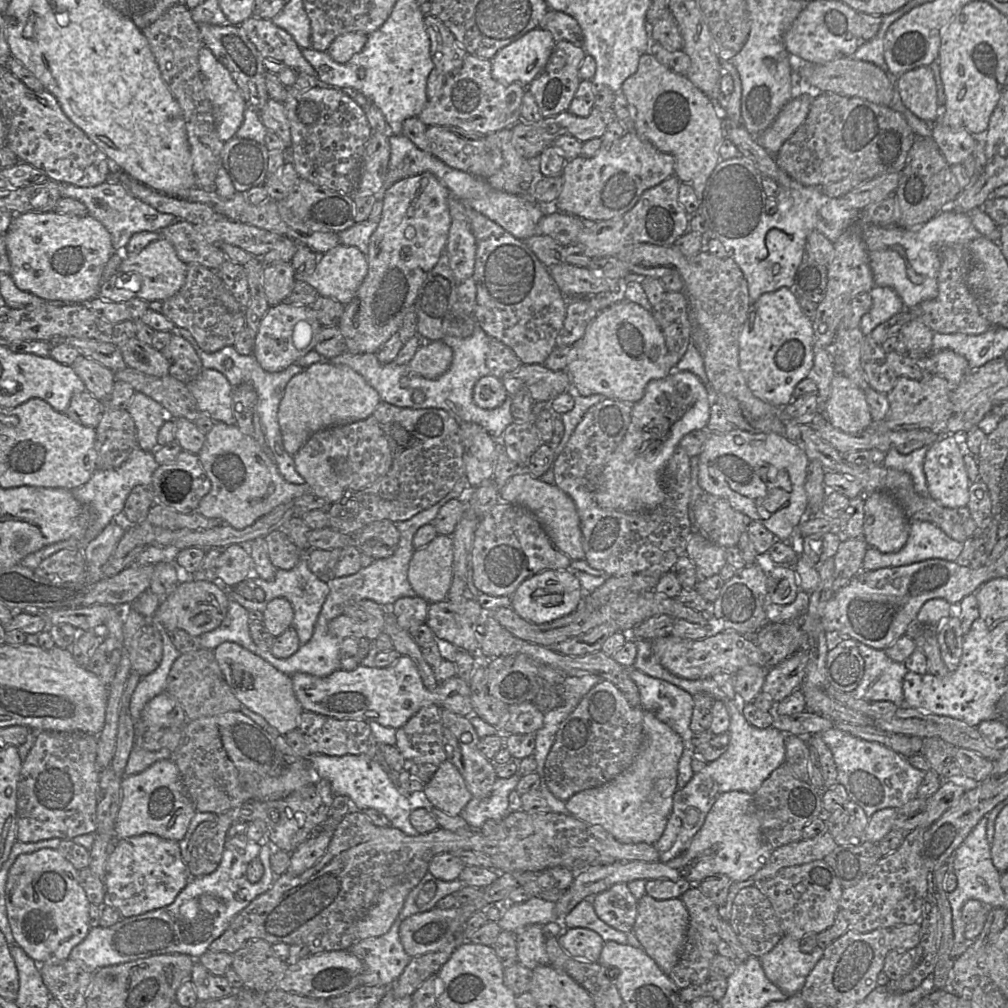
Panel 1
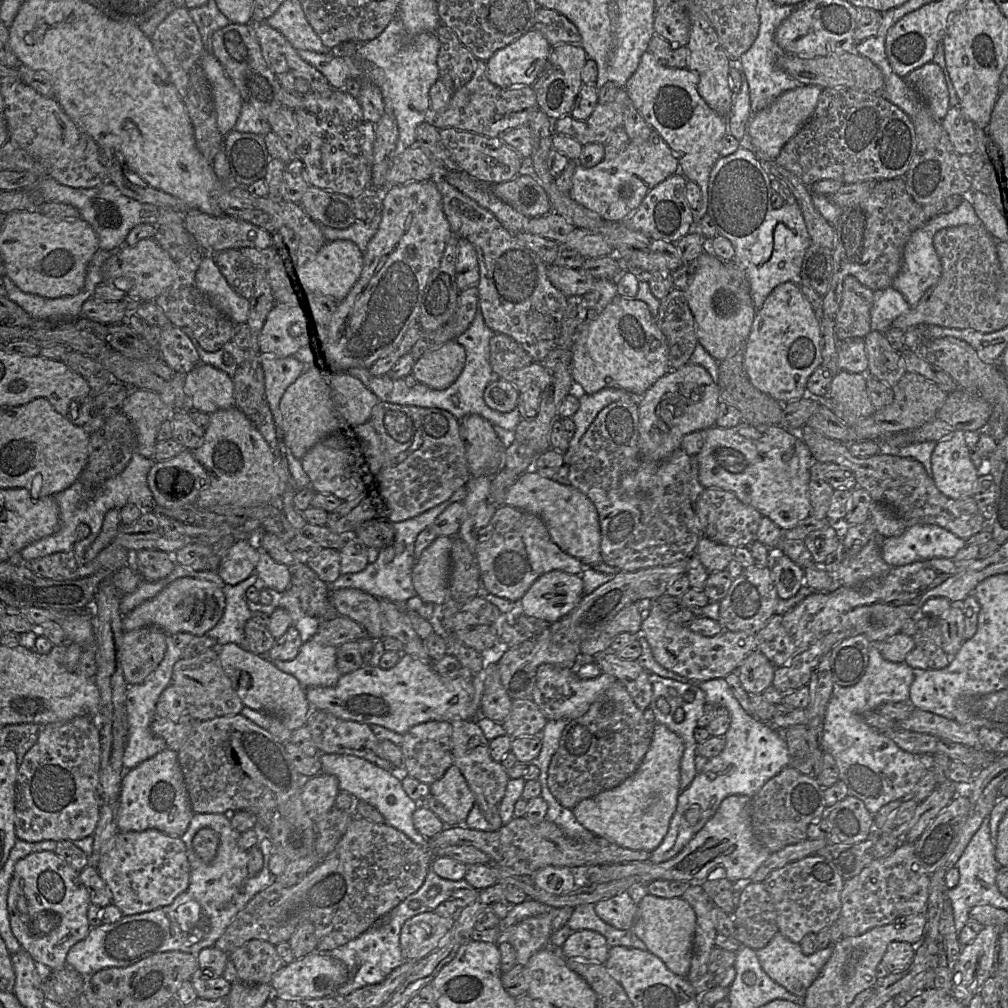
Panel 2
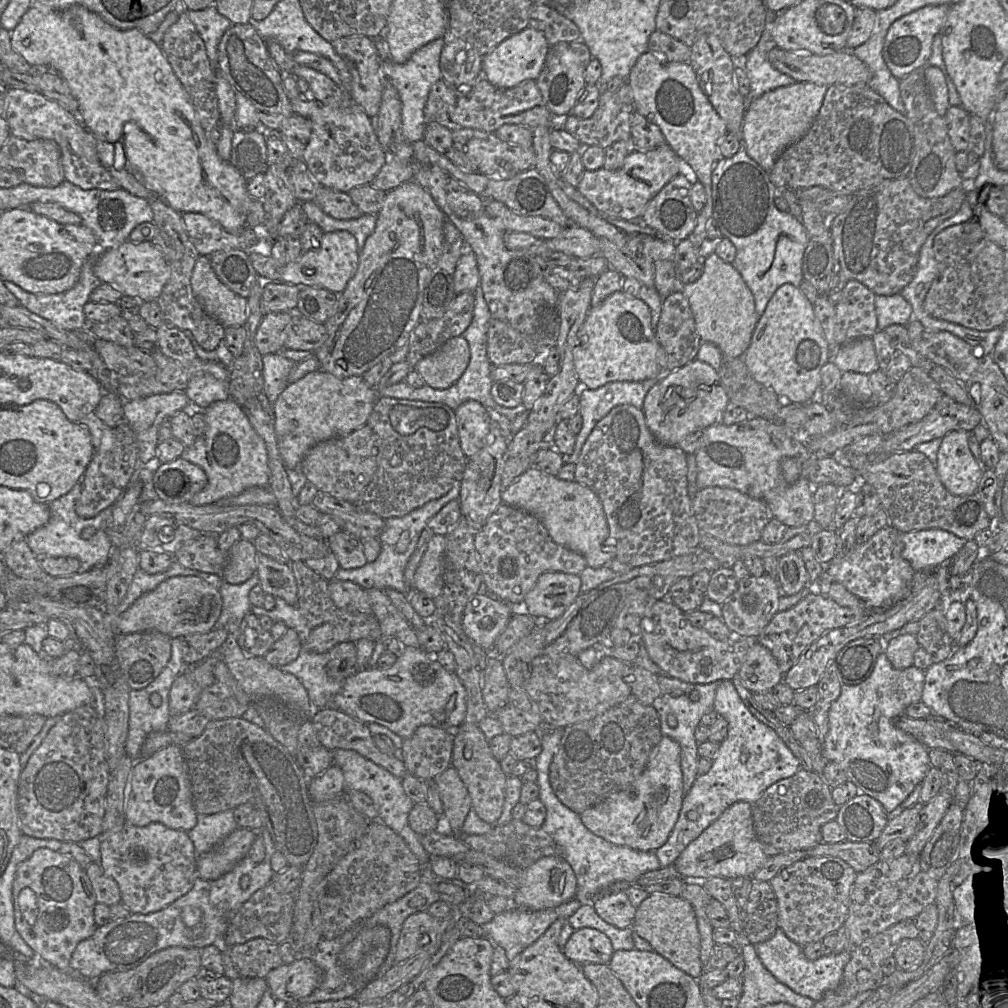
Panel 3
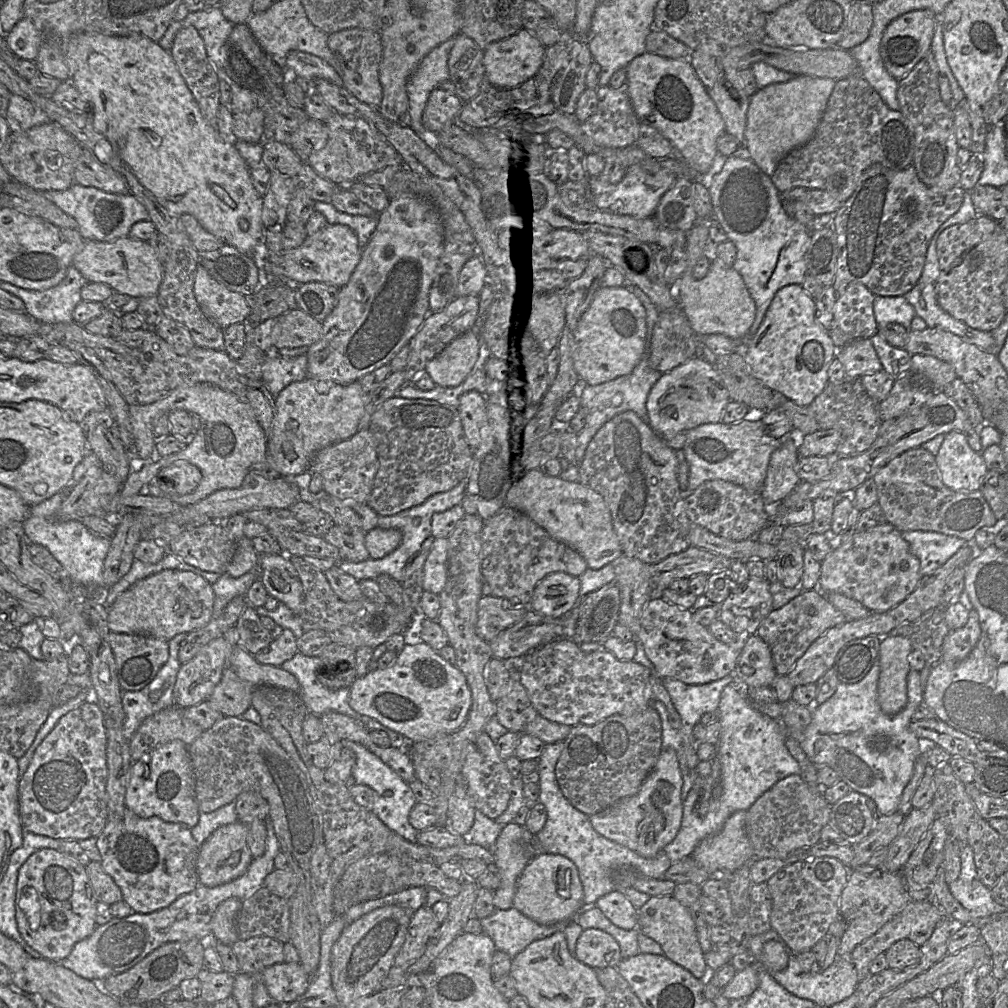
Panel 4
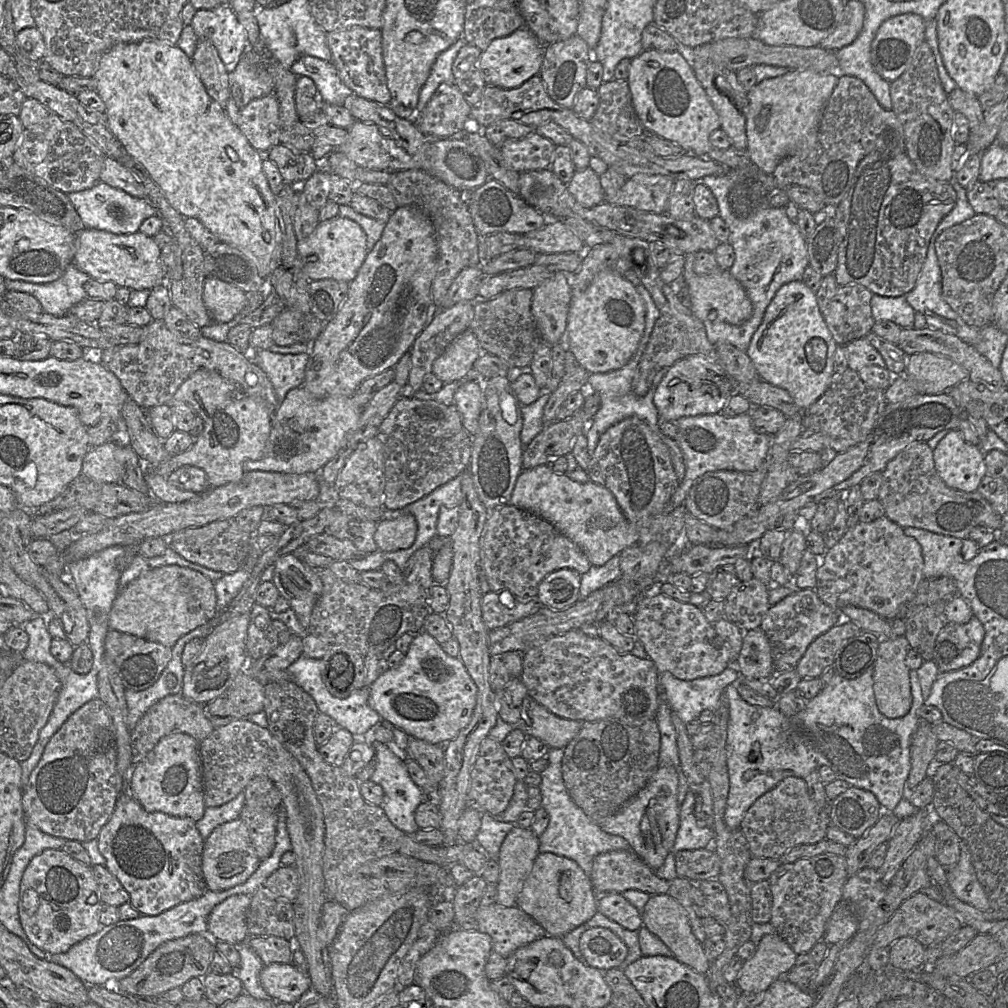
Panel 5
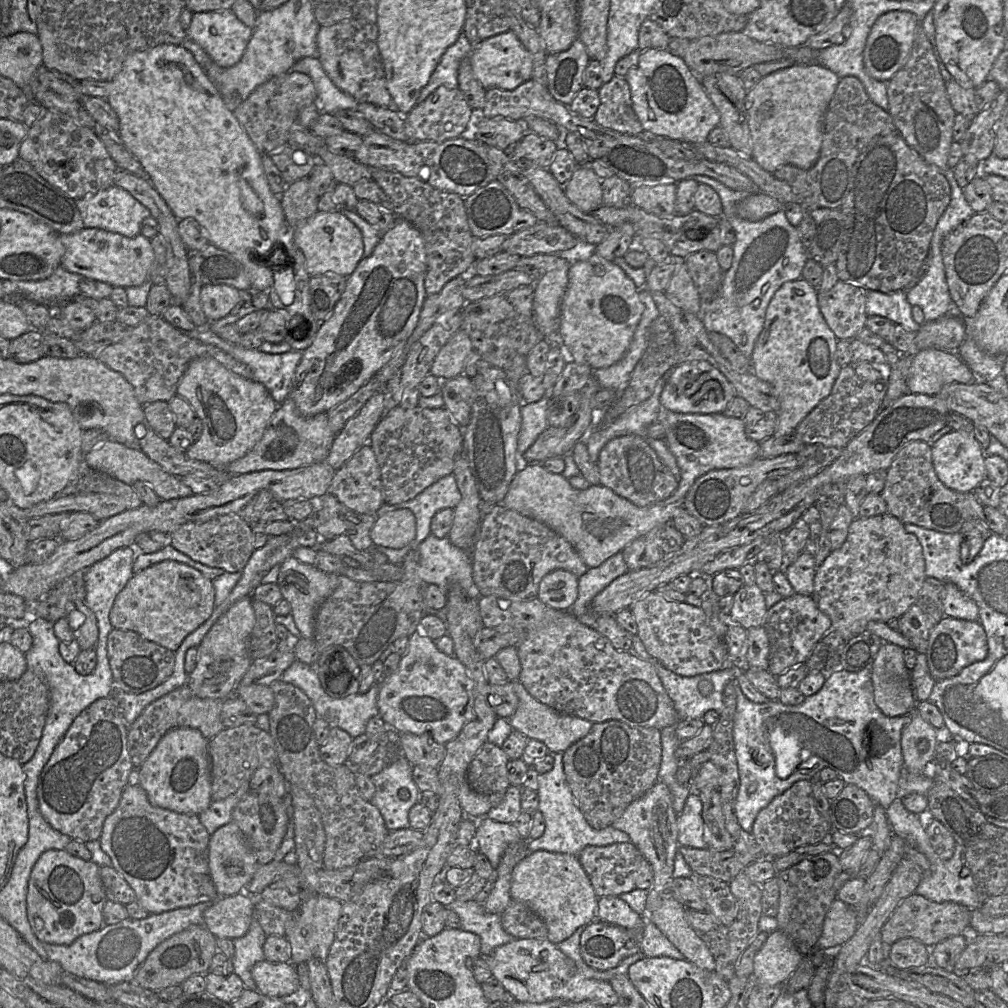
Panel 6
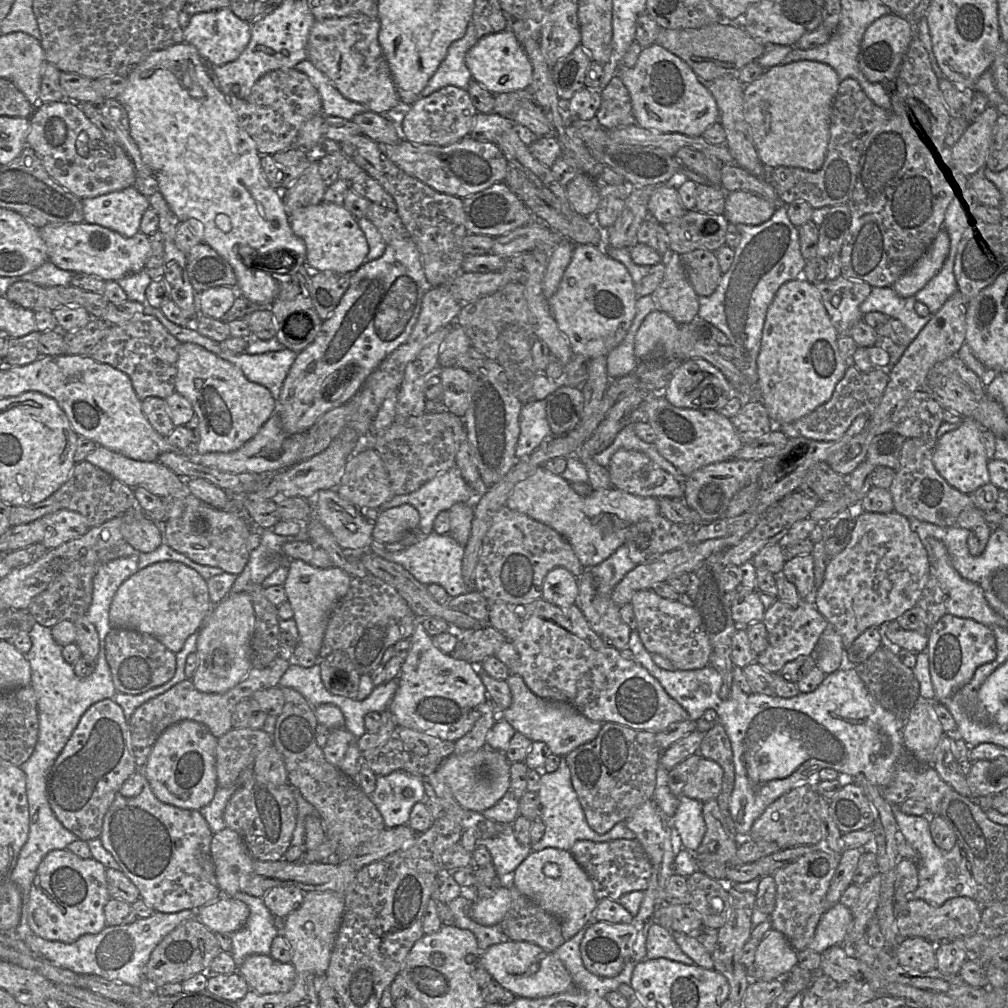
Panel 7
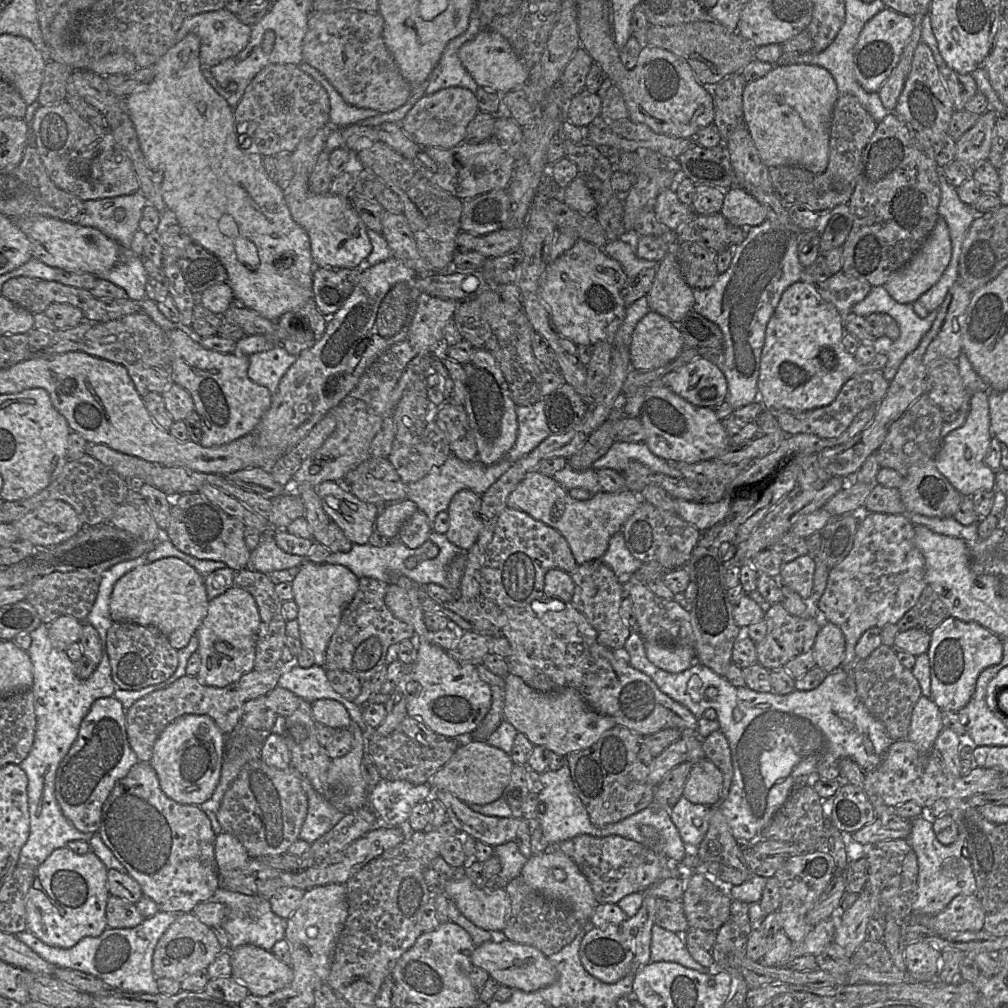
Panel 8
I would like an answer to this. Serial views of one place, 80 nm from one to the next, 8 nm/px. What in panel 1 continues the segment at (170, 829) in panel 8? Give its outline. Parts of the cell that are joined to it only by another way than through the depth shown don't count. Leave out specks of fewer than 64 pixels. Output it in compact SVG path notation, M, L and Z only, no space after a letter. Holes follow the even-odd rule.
M150 833L120 839L105 865L105 905L115 908L122 918L156 910L171 904L190 878L178 842Z

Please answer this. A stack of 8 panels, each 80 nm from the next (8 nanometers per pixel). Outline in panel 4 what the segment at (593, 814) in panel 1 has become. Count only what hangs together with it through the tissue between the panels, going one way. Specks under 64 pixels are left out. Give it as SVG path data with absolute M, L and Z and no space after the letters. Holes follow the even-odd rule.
M672 748L664 749L638 793L590 816L590 823L606 839L625 846L640 856L653 858L675 839L680 830L683 815L682 785L683 776L677 753Z

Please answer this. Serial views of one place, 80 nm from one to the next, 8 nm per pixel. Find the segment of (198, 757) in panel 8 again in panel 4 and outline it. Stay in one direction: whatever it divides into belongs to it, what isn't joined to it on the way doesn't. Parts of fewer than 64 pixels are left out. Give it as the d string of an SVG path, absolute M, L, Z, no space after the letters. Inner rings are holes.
M173 740L157 747L143 761L134 762L125 804L141 818L157 816L166 822L184 824L190 829L196 826L200 812L193 789L188 746L181 740Z

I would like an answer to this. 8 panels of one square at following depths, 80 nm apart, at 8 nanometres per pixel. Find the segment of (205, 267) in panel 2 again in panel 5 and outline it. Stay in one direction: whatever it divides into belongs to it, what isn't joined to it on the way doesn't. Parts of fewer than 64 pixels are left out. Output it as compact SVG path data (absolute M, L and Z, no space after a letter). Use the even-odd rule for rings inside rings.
M205 277L202 283L202 301L212 322L227 323L243 309L246 295L236 287Z

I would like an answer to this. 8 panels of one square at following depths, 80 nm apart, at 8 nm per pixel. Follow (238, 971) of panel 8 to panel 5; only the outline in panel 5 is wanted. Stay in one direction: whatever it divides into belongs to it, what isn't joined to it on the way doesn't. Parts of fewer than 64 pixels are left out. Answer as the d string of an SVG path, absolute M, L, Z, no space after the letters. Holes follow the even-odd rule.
M291 963L265 965L260 972L260 983L271 1000L291 1004L311 987L308 972L298 971Z

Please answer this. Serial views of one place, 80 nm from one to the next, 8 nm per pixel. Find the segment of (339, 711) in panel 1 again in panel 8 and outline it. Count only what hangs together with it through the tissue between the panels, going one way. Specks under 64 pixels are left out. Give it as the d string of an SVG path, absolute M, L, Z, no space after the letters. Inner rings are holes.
M391 583L388 585L384 601L391 613L397 619L411 625L414 631L413 680L416 682L416 690L408 694L407 716L417 718L429 730L447 738L470 734L491 707L490 686L479 677L475 665L453 659L441 647L429 641L429 631L423 621L424 612L417 598L417 591L407 591Z

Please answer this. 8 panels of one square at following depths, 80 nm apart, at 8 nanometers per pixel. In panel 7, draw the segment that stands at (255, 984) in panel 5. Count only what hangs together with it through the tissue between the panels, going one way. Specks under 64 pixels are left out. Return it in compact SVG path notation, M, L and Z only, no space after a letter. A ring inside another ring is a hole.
M243 892L232 897L244 902L249 908L245 925L231 934L231 954L238 968L250 955L270 955L271 943L280 931L276 926L276 918L265 906L263 897L253 897Z

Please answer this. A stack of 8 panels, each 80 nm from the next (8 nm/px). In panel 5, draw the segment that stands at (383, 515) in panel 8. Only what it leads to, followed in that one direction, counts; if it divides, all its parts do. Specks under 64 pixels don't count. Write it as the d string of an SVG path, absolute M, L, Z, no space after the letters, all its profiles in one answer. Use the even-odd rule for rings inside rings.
M412 514L395 519L381 519L373 535L378 550L392 552L412 545L417 534L417 522Z

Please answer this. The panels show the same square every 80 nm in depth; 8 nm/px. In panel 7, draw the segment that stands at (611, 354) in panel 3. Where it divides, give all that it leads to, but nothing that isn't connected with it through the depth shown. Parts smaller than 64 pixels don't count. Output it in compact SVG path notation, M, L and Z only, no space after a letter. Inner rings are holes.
M575 244L559 287L547 301L558 329L569 340L574 355L594 359L607 356L624 339L636 313L637 298L635 284L622 263L607 256L596 245Z

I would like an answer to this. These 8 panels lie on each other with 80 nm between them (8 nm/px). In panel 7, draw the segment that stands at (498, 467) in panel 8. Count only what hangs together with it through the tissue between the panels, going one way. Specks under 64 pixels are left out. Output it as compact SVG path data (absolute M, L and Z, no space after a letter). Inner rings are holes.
M457 466L440 473L427 481L416 491L404 495L394 495L379 507L380 511L409 504L417 509L420 523L420 538L433 532L436 516L441 511L448 511L458 502L474 503L480 496L463 479Z

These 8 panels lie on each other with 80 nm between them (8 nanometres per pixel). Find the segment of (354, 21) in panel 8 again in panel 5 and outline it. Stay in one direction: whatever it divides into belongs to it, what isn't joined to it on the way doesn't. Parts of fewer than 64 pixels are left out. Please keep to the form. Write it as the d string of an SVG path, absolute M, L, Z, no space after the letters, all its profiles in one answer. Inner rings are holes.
M352 26L328 32L326 37L332 55L331 62L337 69L341 81L357 96L387 105L390 101L390 92L383 64L381 30Z

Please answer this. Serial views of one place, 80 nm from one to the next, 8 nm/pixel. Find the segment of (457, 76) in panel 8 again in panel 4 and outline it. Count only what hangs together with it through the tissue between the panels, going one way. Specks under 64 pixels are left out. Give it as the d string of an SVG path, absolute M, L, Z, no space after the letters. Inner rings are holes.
M453 37L432 49L406 83L409 99L407 124L418 135L428 135L422 124L423 112L434 87L449 79L448 57L454 43Z

